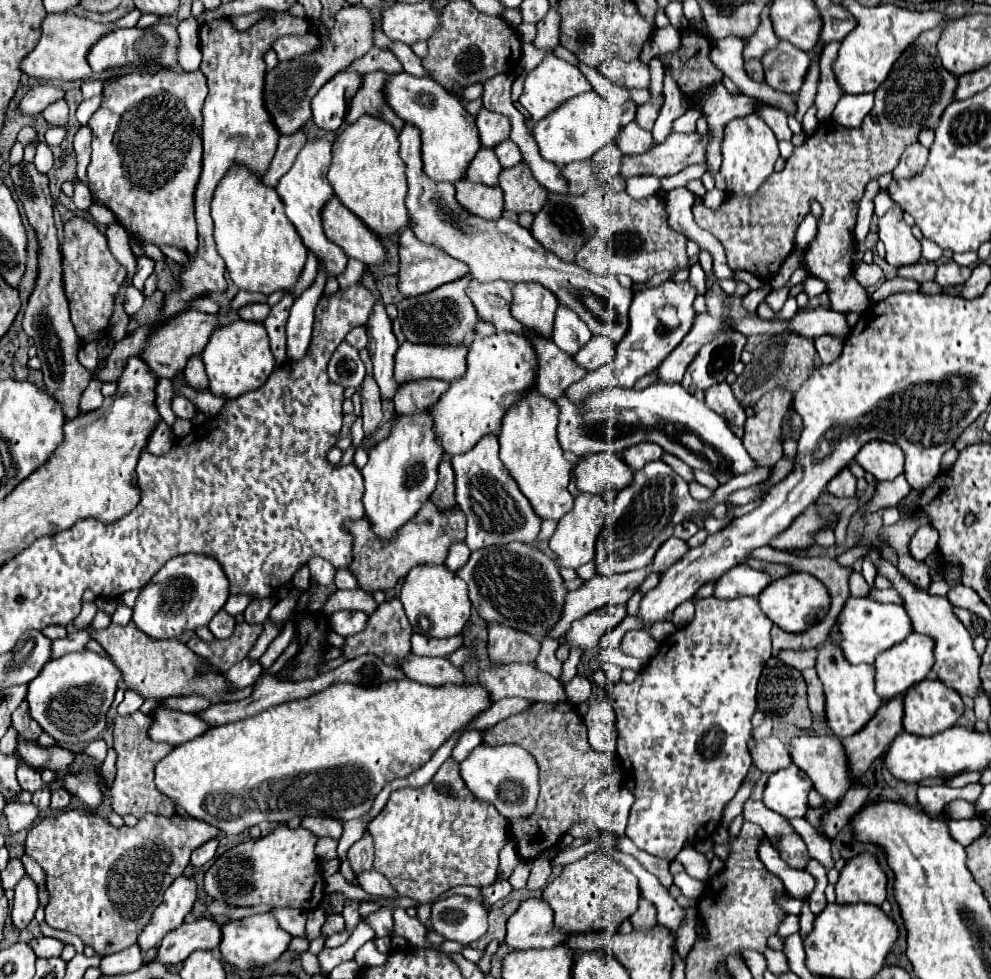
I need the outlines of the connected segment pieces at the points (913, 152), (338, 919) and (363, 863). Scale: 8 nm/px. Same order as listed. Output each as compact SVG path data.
M914 143L902 153L900 163L892 171L892 177L894 179L912 179L924 169L926 161L928 161L928 149L922 147L920 143Z
M338 913L338 915L328 915L326 917L326 923L322 925L322 935L328 939L330 935L334 933L340 933L344 929L344 917Z
M364 833L364 837L350 847L348 861L354 871L354 877L358 877L362 871L370 871L374 867L374 845L372 845L370 833Z

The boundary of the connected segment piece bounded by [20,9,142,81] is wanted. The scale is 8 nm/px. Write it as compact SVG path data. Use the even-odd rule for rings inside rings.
M134 9L128 15L120 17L114 23L94 23L84 17L76 17L70 13L58 13L48 15L42 23L42 37L38 45L26 55L26 59L20 63L22 71L36 79L60 79L60 81L78 81L78 79L90 79L92 71L86 63L86 53L90 51L90 45L98 41L98 37L104 37L106 33L112 33L114 29L126 29L134 27L140 19L140 11Z

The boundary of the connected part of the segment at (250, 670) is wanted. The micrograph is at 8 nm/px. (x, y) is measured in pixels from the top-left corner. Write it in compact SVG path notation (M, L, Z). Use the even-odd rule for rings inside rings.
M244 659L238 665L234 665L234 669L230 669L226 673L226 679L236 687L236 689L244 689L248 685L252 685L262 673L262 665L258 659Z

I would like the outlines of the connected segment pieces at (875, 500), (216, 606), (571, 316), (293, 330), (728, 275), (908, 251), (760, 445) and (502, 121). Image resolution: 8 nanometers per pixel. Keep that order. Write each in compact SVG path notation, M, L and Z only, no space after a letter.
M898 475L894 481L878 483L876 493L874 493L874 497L870 499L870 503L866 507L866 513L882 509L882 507L896 507L898 501L908 495L908 489L910 487L908 487L908 481L906 481L904 475Z
M180 555L170 559L140 591L134 605L134 625L152 639L178 639L184 631L196 631L224 607L228 579L220 563L206 555Z
M560 305L556 311L556 321L554 321L554 335L552 341L568 355L574 355L588 339L592 337L588 325L566 305Z
M320 269L316 281L294 301L290 309L290 317L286 323L286 335L288 335L288 359L300 359L306 355L306 349L310 347L310 333L314 325L314 309L322 297L326 285L326 275Z
M678 187L672 189L664 195L666 199L666 207L668 207L668 223L674 231L684 233L688 239L696 241L702 249L706 249L712 259L714 259L714 273L718 279L732 279L734 273L728 269L726 265L726 253L722 249L722 243L706 233L704 229L700 229L692 217L692 203L694 203L694 195L686 189L686 187Z
M890 209L878 223L878 233L886 245L886 261L894 267L918 263L922 257L920 241L912 235L912 229L902 219L902 209Z
M774 389L754 405L754 415L744 423L742 441L760 467L774 467L782 459L782 421L790 401L788 391Z
M482 107L476 115L476 127L480 133L480 141L484 147L492 149L496 147L500 141L510 137L510 119L506 115L488 111L486 107Z

